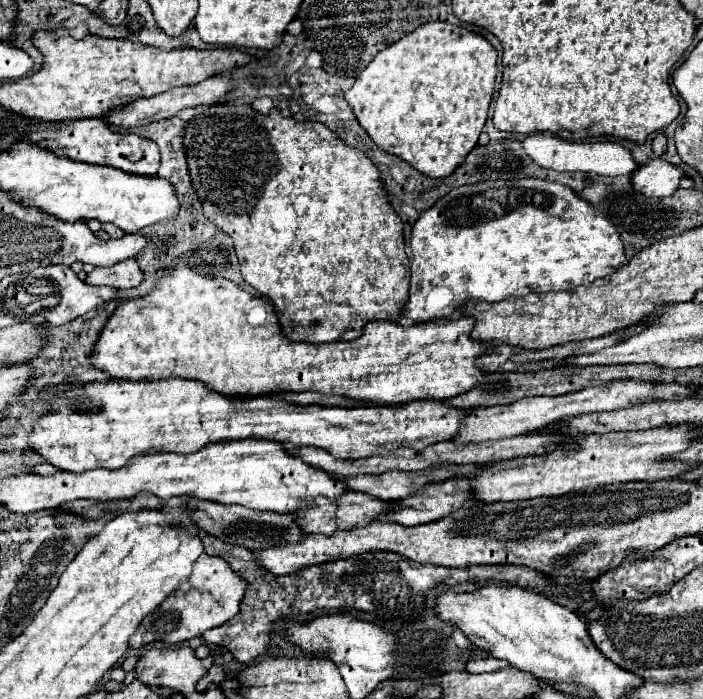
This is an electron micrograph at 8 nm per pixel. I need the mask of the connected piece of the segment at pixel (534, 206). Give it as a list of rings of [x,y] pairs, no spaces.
[[[536,178],[484,180],[484,182],[474,182],[474,184],[466,184],[466,186],[450,190],[432,208],[428,208],[416,220],[416,224],[412,226],[410,252],[412,252],[412,260],[410,260],[410,296],[404,302],[404,306],[400,310],[400,316],[410,318],[412,322],[431,321],[437,317],[458,314],[458,310],[462,306],[466,306],[468,302],[500,302],[500,300],[506,300],[506,298],[512,298],[512,296],[526,296],[528,292],[574,290],[576,286],[590,284],[596,278],[604,278],[604,276],[612,274],[612,270],[616,270],[618,266],[622,266],[626,262],[624,246],[622,246],[622,242],[618,238],[616,228],[612,226],[612,222],[608,222],[608,218],[604,218],[602,214],[596,214],[596,210],[592,210],[592,206],[588,206],[588,202],[584,202],[580,196],[576,196],[568,186],[560,186],[556,182],[544,182],[544,180],[536,180]]]

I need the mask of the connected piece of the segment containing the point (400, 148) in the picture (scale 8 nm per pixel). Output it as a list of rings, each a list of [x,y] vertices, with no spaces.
[[[426,22],[426,24],[418,26],[416,30],[412,30],[410,34],[406,34],[404,38],[400,38],[396,44],[392,44],[386,50],[382,50],[380,54],[376,54],[376,58],[366,66],[364,72],[360,72],[354,86],[344,94],[344,98],[352,106],[360,126],[368,132],[368,136],[382,150],[386,150],[390,154],[396,154],[398,158],[406,160],[408,164],[412,164],[424,176],[446,178],[466,158],[466,154],[478,144],[478,136],[482,134],[482,128],[484,128],[484,122],[486,122],[486,116],[488,116],[488,106],[490,106],[490,100],[492,100],[492,94],[494,94],[494,80],[496,80],[496,48],[484,36],[480,36],[476,32],[470,32],[462,26],[448,24],[448,22]]]

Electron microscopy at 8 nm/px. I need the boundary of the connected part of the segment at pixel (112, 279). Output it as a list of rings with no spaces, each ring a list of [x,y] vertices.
[[[136,258],[116,262],[112,266],[94,268],[92,274],[86,276],[88,284],[94,286],[110,286],[110,288],[134,288],[144,280],[144,272],[138,268]]]

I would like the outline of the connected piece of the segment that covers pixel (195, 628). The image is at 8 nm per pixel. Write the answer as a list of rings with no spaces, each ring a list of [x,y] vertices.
[[[202,554],[196,560],[192,578],[164,602],[164,606],[158,606],[144,622],[140,624],[140,630],[136,630],[130,648],[140,648],[140,644],[152,644],[152,642],[166,642],[166,644],[180,644],[184,640],[202,636],[204,630],[216,628],[230,620],[238,610],[240,602],[248,590],[248,582],[236,574],[228,562],[222,556],[208,556]]]

